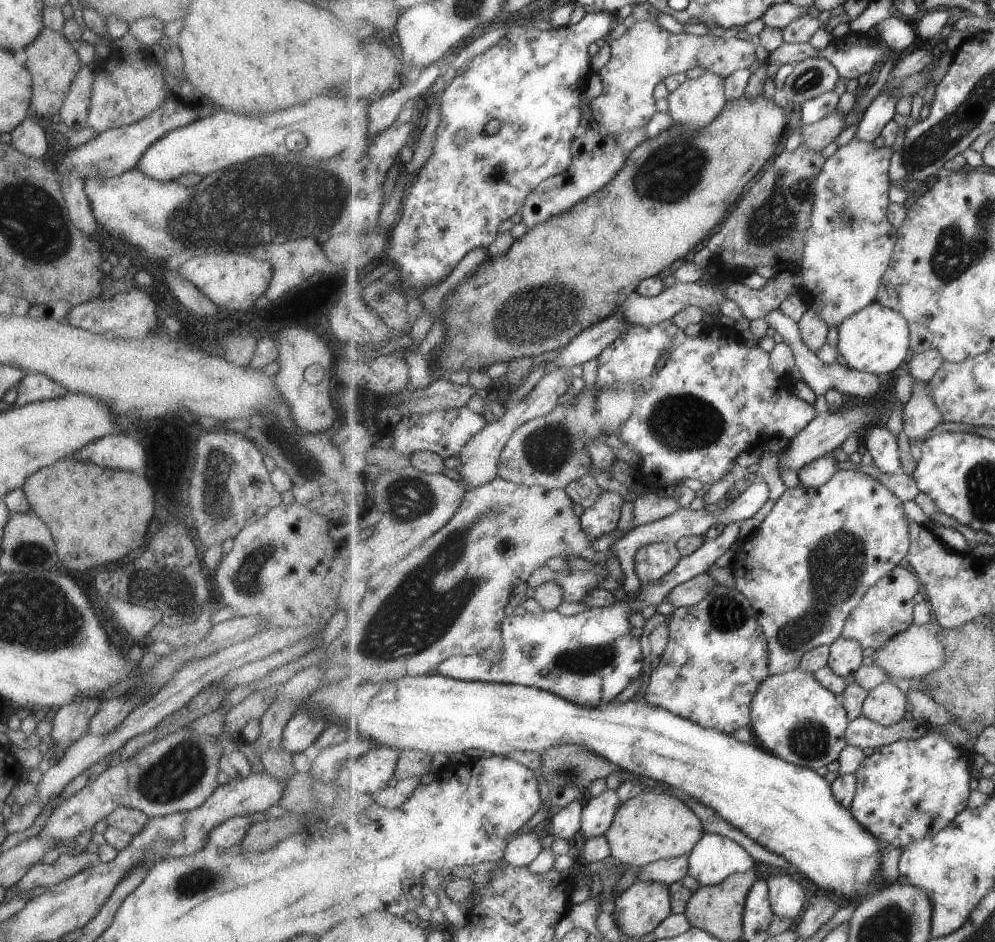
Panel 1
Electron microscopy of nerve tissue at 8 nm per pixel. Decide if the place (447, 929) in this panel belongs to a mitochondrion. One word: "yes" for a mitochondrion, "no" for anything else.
no

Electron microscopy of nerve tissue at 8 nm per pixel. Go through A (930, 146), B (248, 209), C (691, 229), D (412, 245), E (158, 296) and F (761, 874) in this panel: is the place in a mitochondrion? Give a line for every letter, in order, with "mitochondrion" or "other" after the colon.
A: mitochondrion
B: mitochondrion
C: other
D: mitochondrion
E: other
F: other

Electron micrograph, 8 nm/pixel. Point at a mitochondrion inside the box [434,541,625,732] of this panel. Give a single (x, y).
(584, 661)

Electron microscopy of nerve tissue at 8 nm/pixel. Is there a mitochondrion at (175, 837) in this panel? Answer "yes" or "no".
no

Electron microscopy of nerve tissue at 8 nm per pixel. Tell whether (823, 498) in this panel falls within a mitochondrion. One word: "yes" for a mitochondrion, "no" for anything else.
no

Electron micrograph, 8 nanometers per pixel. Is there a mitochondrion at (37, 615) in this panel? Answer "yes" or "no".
yes

